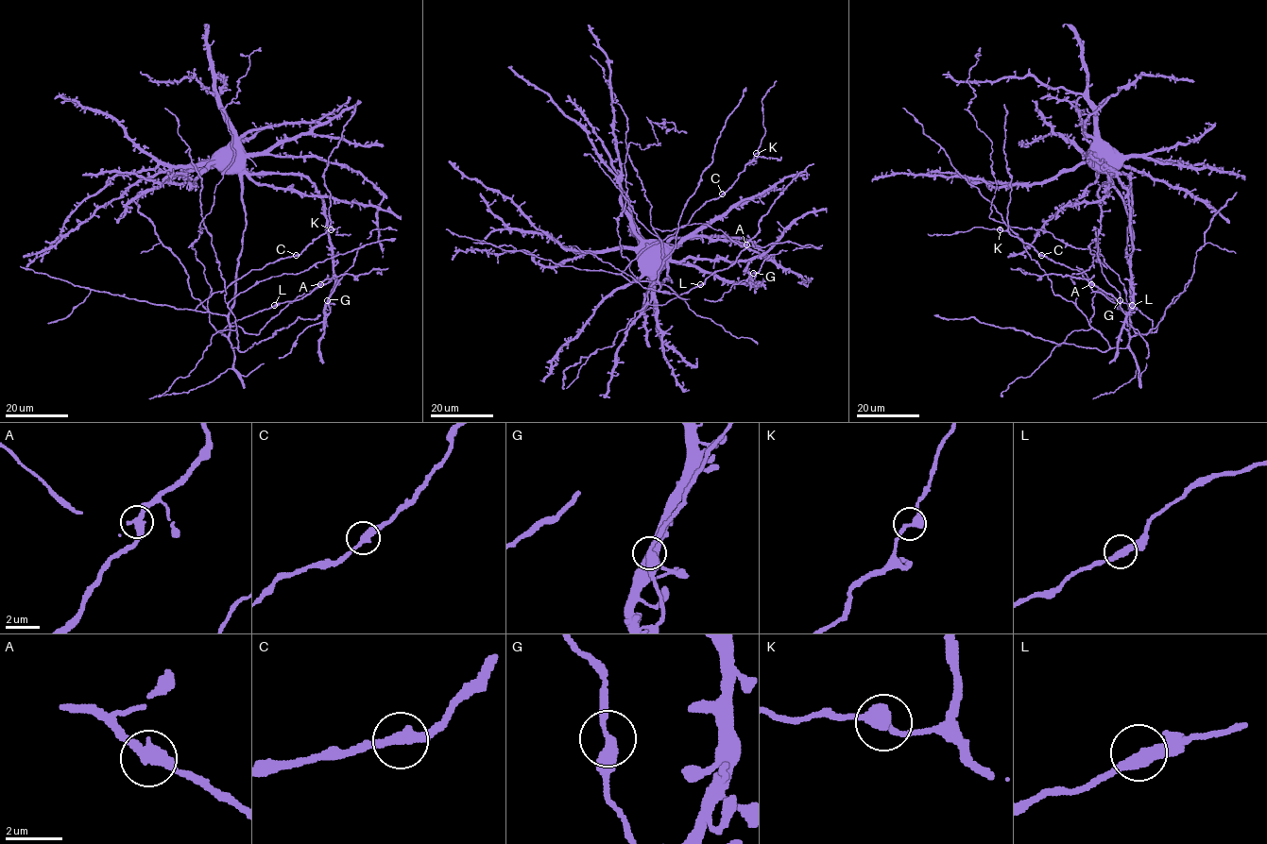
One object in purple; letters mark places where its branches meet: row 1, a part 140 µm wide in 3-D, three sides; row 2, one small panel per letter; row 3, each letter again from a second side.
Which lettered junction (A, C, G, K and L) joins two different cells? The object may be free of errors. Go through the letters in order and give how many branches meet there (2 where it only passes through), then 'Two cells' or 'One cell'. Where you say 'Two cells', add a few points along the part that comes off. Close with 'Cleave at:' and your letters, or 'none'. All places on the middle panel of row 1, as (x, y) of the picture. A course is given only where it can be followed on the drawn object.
A: Branches: 2. One cell
C: Branches: 2. One cell
G: Branches: 2. One cell
K: Branches: 2. One cell
L: Branches: 2. One cell
Cleave at: none

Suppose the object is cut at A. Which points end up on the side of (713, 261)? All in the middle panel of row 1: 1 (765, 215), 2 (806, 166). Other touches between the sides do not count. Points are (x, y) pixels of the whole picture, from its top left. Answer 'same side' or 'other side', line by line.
1: other side
2: other side

